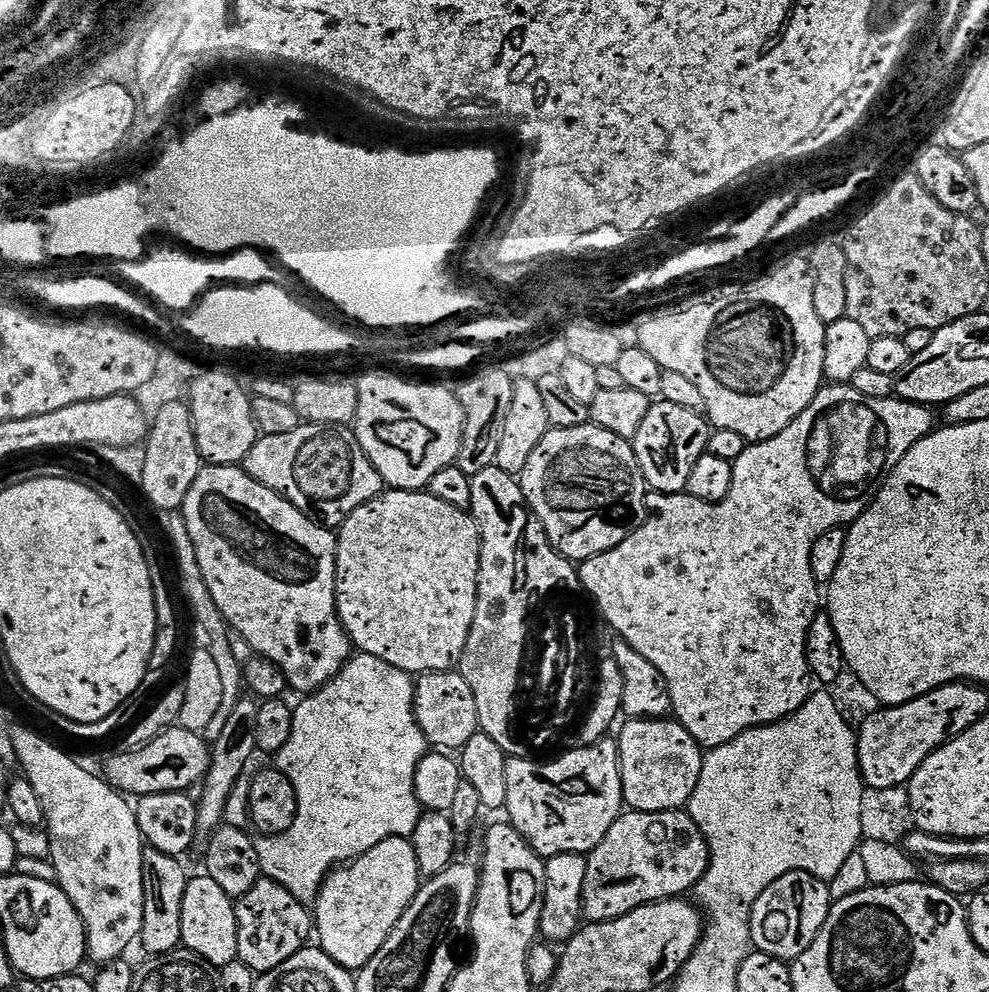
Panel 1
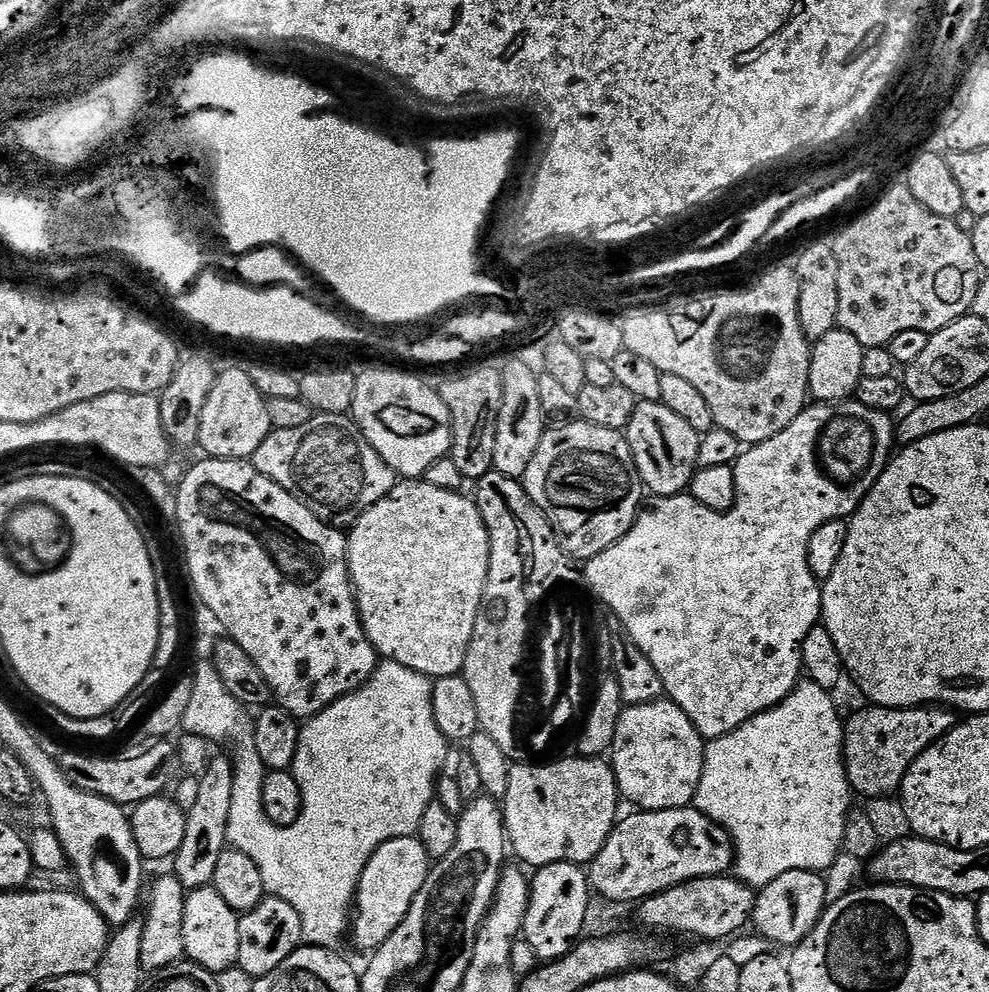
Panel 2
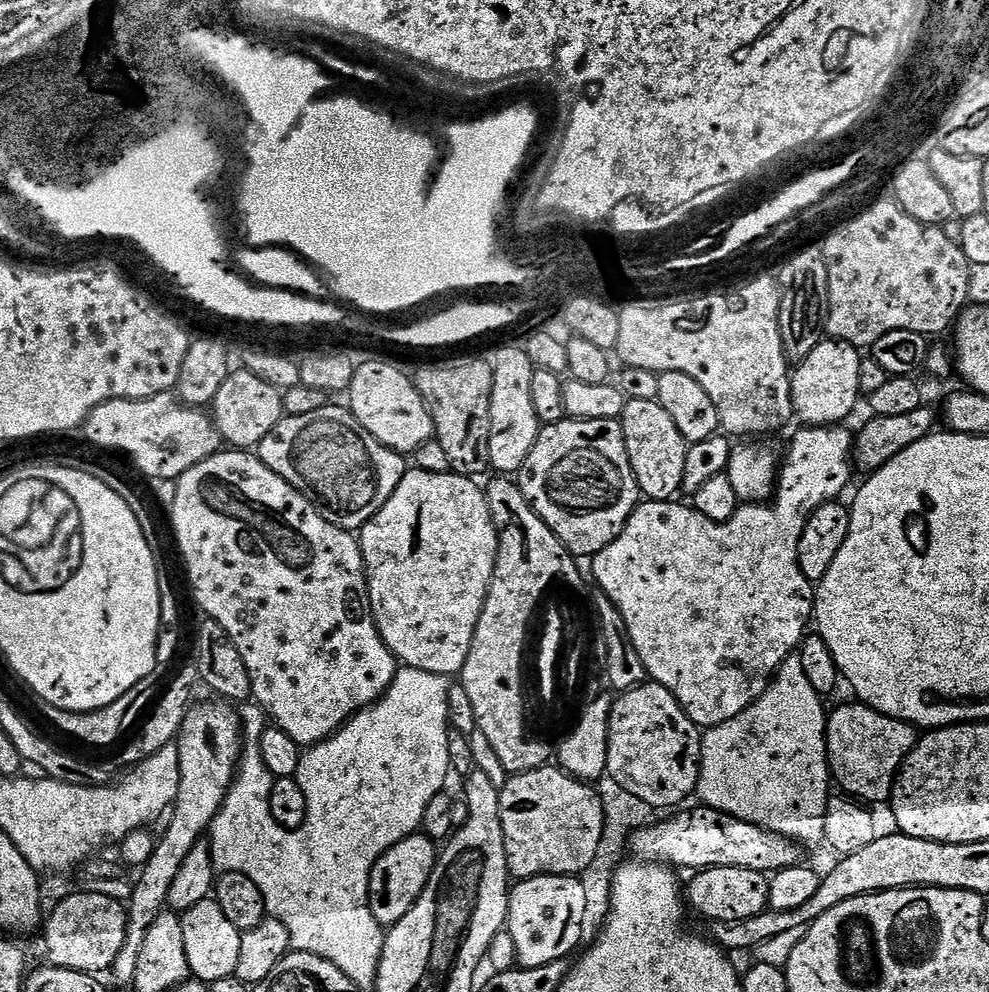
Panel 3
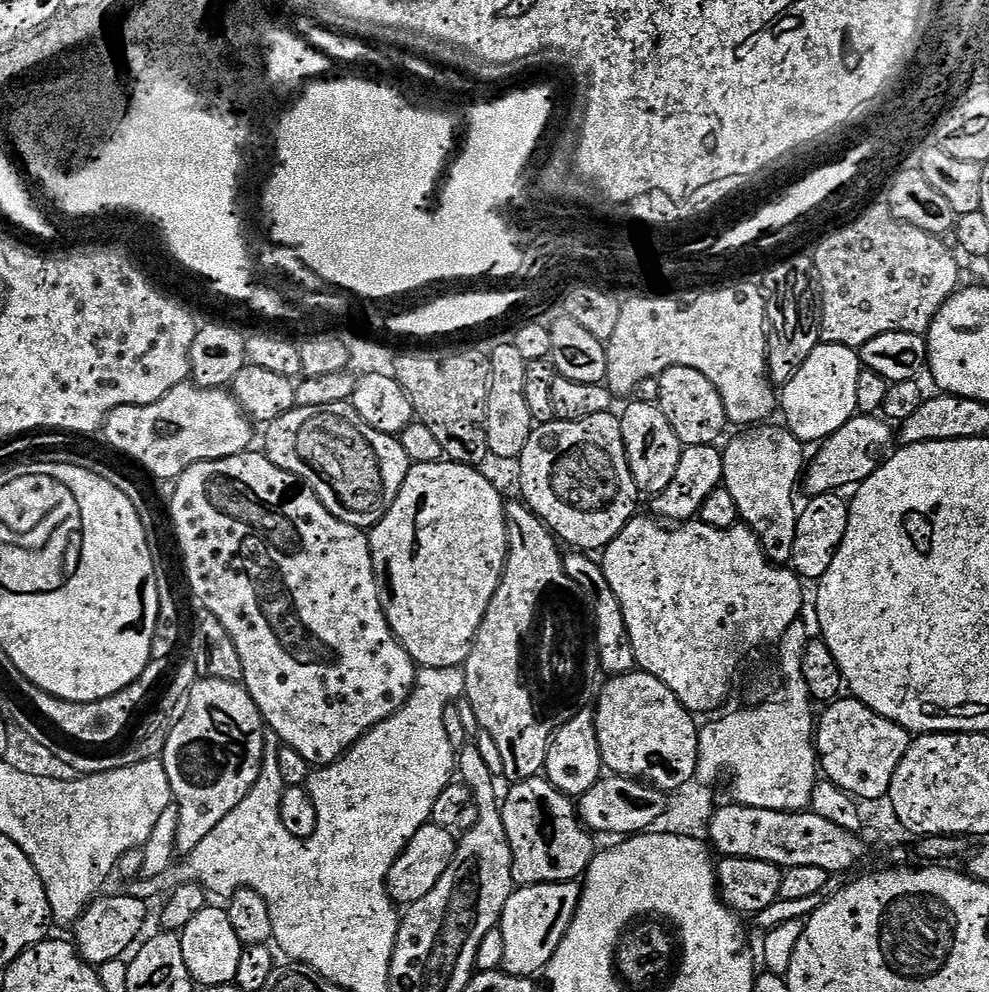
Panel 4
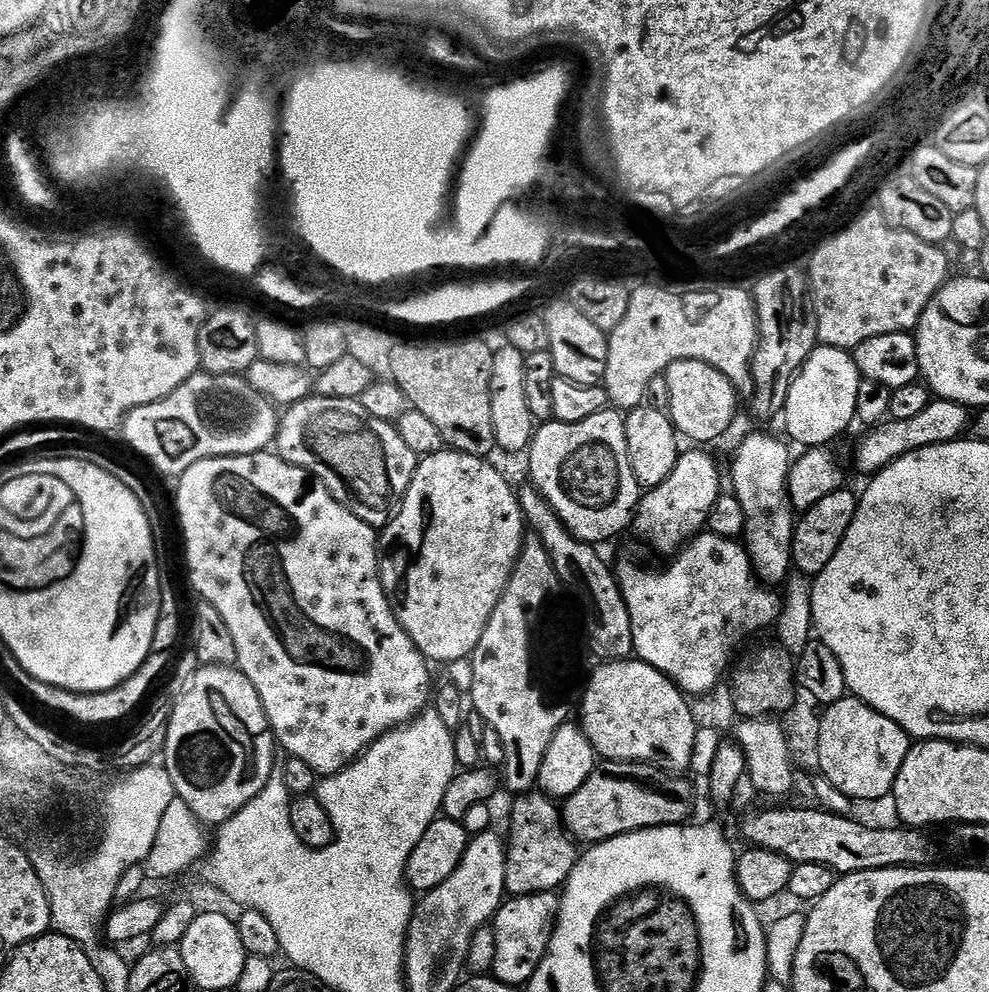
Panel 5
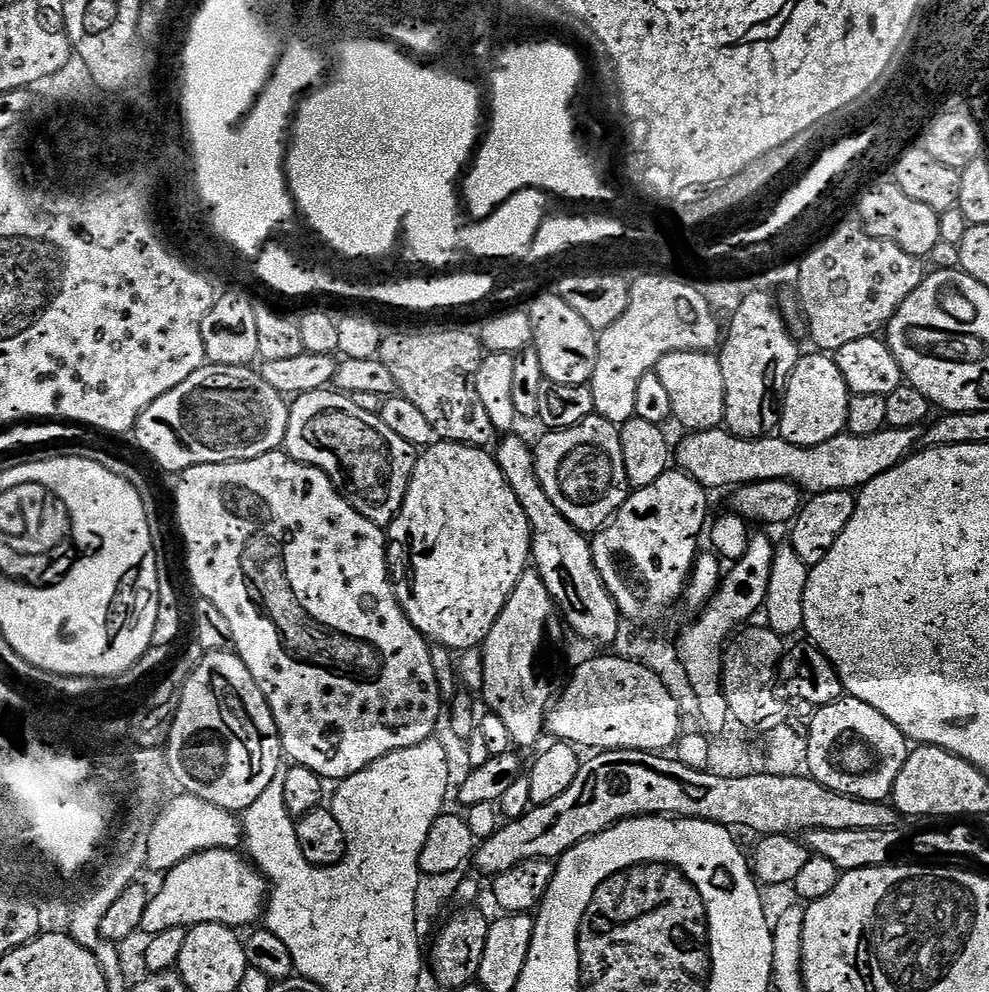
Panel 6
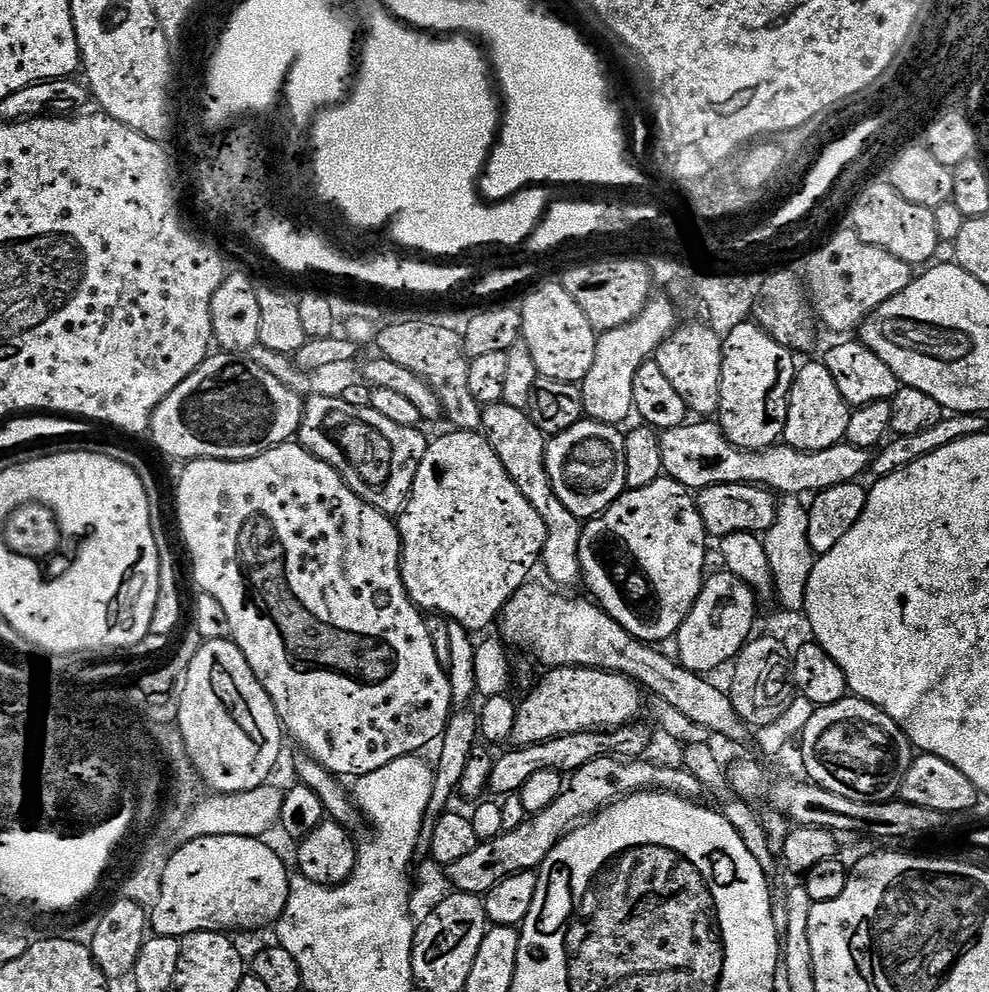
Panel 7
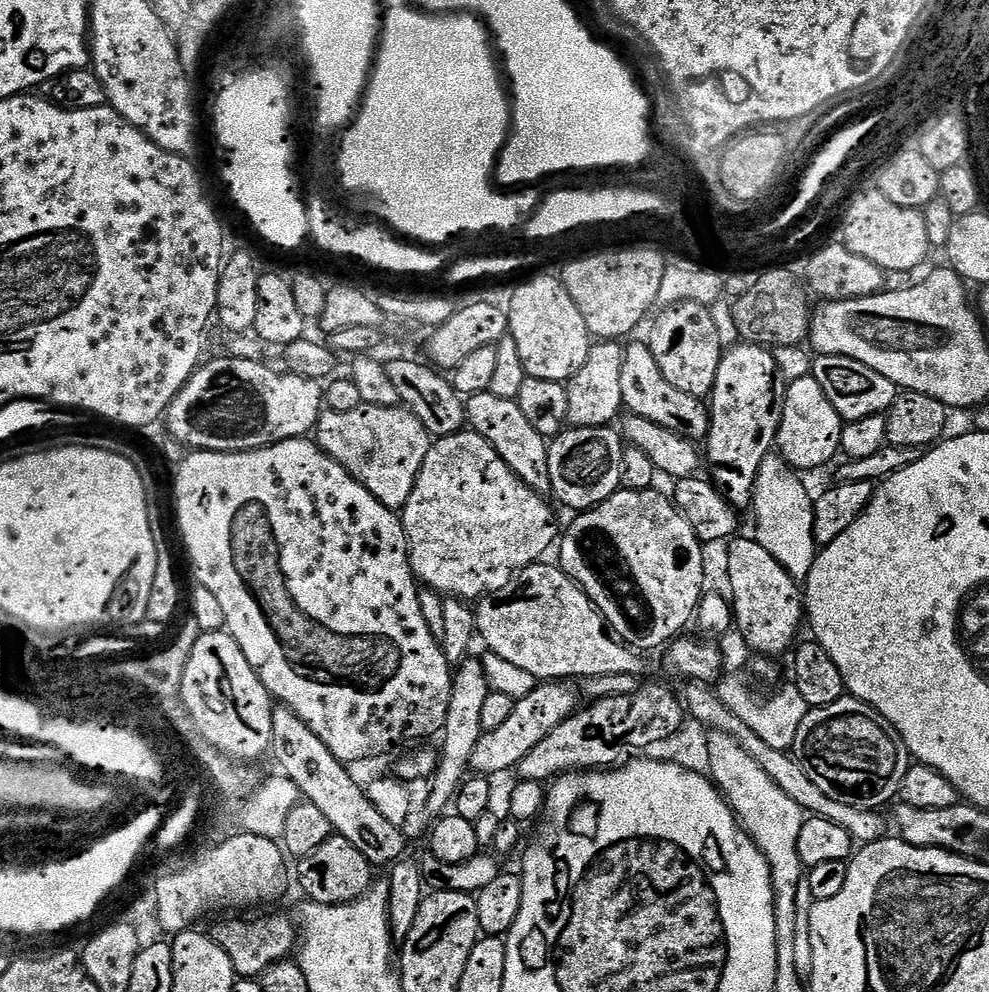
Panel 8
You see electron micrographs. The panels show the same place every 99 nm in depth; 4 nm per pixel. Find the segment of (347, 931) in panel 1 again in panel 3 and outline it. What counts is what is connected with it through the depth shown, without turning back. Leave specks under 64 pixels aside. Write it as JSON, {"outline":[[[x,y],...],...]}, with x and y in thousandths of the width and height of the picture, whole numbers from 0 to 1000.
{"outline":[[[428,841],[413,843],[402,849],[378,873],[374,881],[374,897],[372,912],[380,928],[386,933],[401,931],[423,909],[423,905],[431,897],[437,879],[441,876],[443,866],[443,851],[437,844]]]}

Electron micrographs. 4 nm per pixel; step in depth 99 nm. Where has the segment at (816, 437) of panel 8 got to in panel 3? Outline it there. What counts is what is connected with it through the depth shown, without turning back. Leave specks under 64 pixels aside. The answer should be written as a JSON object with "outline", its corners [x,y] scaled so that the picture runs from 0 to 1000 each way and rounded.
{"outline":[[[834,341],[811,364],[804,368],[801,375],[801,408],[806,420],[813,422],[817,429],[845,429],[860,417],[866,406],[872,403],[870,394],[870,365],[871,356],[861,347],[852,347],[849,343]]]}

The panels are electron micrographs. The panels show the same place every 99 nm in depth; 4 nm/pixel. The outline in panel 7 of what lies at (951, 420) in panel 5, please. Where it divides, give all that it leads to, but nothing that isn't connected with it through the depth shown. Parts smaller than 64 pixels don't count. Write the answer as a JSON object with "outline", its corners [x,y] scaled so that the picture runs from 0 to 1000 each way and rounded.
{"outline":[[[693,425],[685,431],[672,431],[666,436],[667,454],[669,458],[670,479],[676,484],[685,484],[691,492],[707,494],[714,490],[726,490],[727,488],[763,488],[771,490],[782,497],[793,502],[813,502],[813,499],[834,496],[848,488],[860,488],[871,483],[873,476],[877,477],[880,472],[880,456],[877,452],[859,450],[850,446],[839,450],[835,454],[826,456],[812,456],[806,452],[799,452],[789,446],[779,452],[772,452],[768,456],[751,456],[735,444],[728,434],[727,426]]]}

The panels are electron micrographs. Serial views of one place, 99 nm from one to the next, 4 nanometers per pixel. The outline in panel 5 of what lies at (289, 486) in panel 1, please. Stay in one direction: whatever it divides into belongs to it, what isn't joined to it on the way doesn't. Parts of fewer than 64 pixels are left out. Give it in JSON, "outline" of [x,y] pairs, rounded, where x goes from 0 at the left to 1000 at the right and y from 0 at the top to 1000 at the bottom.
{"outline":[[[316,397],[310,403],[302,403],[282,420],[277,452],[289,466],[317,478],[328,487],[330,494],[350,514],[357,516],[366,526],[384,534],[396,523],[407,504],[415,486],[421,477],[423,462],[411,446],[400,436],[399,426],[378,421],[364,407],[363,403],[330,401]]]}

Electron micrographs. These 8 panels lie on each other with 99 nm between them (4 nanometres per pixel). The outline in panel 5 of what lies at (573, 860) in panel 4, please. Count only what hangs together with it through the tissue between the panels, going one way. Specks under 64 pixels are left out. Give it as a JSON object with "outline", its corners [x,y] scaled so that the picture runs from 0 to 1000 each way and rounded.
{"outline":[[[539,796],[533,800],[523,801],[521,806],[522,811],[518,815],[518,851],[516,847],[512,855],[514,868],[511,900],[515,904],[520,904],[562,899],[573,891],[578,874],[583,869],[584,859],[578,856],[579,848],[564,834],[563,811],[550,798]]]}

